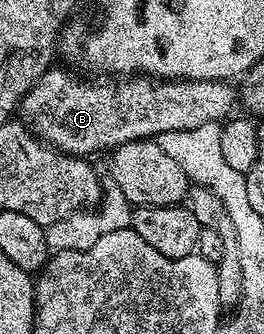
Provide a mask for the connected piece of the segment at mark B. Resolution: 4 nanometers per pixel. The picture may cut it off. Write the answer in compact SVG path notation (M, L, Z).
M51 66L24 94L16 116L39 140L69 156L90 158L93 152L106 154L122 144L156 138L168 130L216 124L234 112L234 104L236 108L235 85L225 80L160 80L135 74L78 81L73 71L58 67Z

